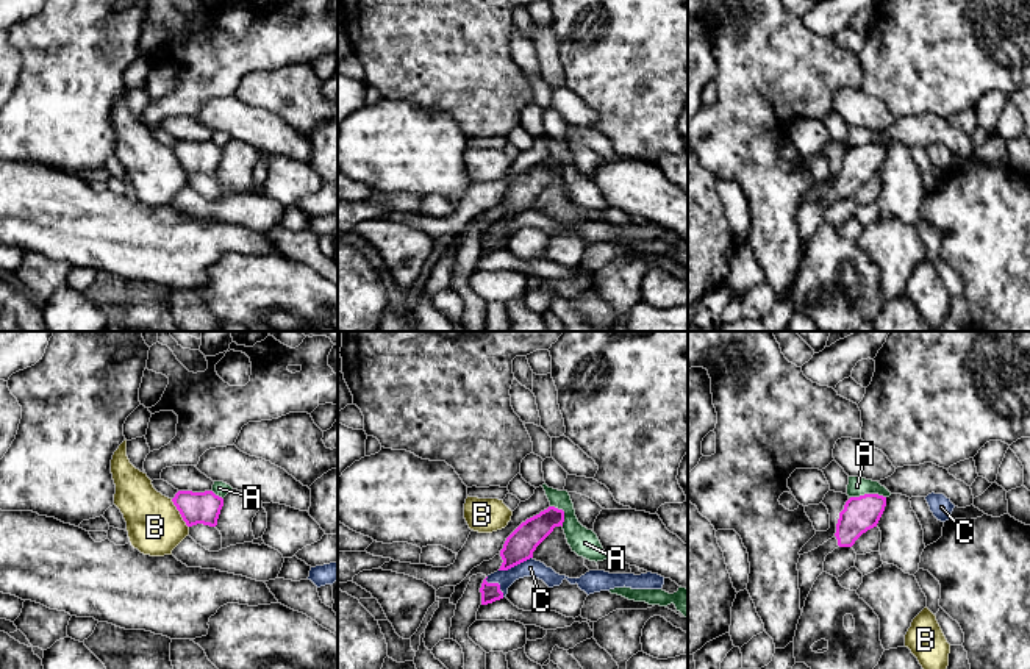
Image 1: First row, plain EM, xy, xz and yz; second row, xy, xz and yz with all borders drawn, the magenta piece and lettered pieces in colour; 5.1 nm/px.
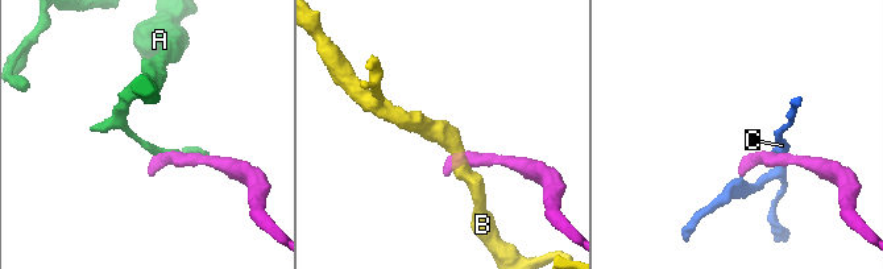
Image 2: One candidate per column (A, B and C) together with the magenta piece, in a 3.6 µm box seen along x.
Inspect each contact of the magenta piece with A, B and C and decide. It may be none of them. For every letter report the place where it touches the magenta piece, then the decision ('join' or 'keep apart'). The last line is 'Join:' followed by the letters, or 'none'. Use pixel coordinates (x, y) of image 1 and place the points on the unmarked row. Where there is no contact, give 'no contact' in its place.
A: yz (868, 144) | keep apart
B: xy (180, 163) | keep apart
C: xz (514, 214) | keep apart
Join: none

